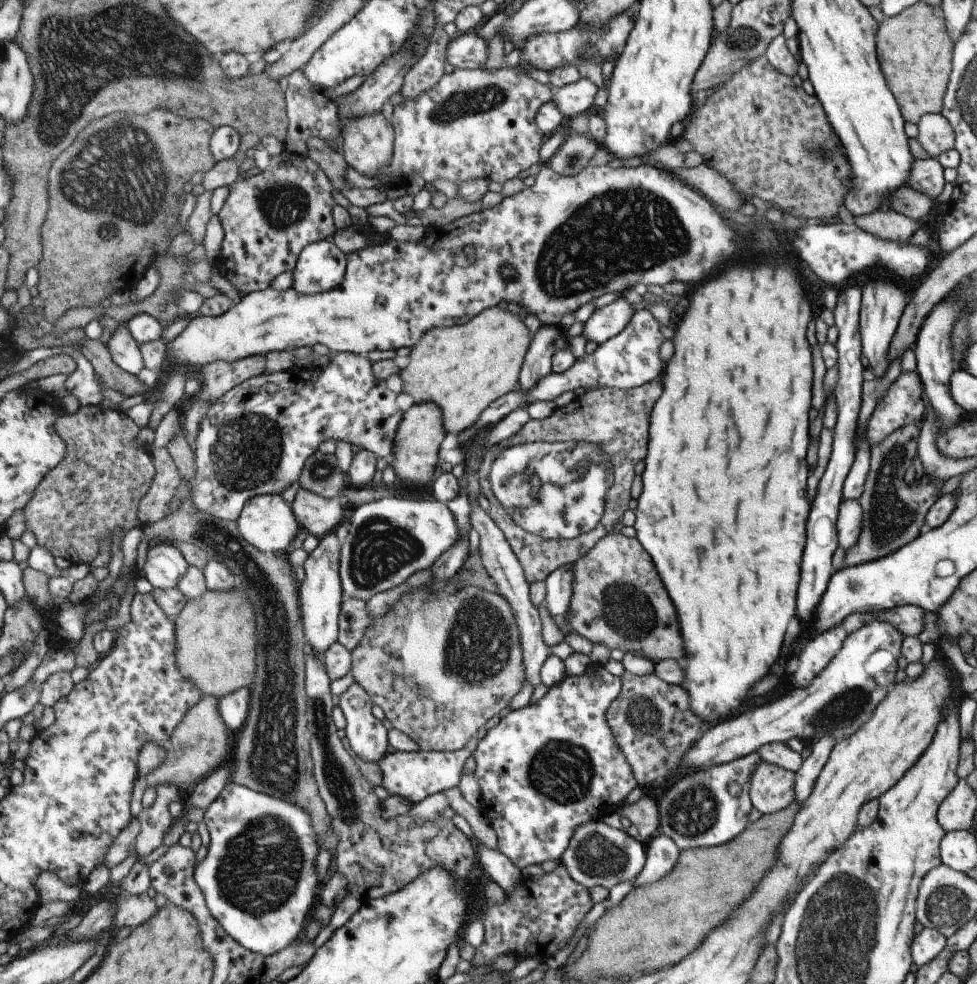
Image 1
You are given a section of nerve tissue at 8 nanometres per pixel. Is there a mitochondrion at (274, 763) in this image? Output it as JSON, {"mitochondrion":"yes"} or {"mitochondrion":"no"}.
{"mitochondrion":"yes"}

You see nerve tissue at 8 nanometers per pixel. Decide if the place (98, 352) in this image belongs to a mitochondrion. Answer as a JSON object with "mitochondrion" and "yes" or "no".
{"mitochondrion":"no"}

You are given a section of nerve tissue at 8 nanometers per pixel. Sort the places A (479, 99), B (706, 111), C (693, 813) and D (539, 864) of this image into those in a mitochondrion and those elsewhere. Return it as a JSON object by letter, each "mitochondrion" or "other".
{"A":"mitochondrion","B":"other","C":"mitochondrion","D":"other"}

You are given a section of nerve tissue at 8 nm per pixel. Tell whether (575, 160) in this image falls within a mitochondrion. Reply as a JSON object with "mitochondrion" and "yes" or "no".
{"mitochondrion":"yes"}

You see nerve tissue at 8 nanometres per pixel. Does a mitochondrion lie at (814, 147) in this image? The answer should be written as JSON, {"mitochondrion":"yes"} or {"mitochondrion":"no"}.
{"mitochondrion":"yes"}

